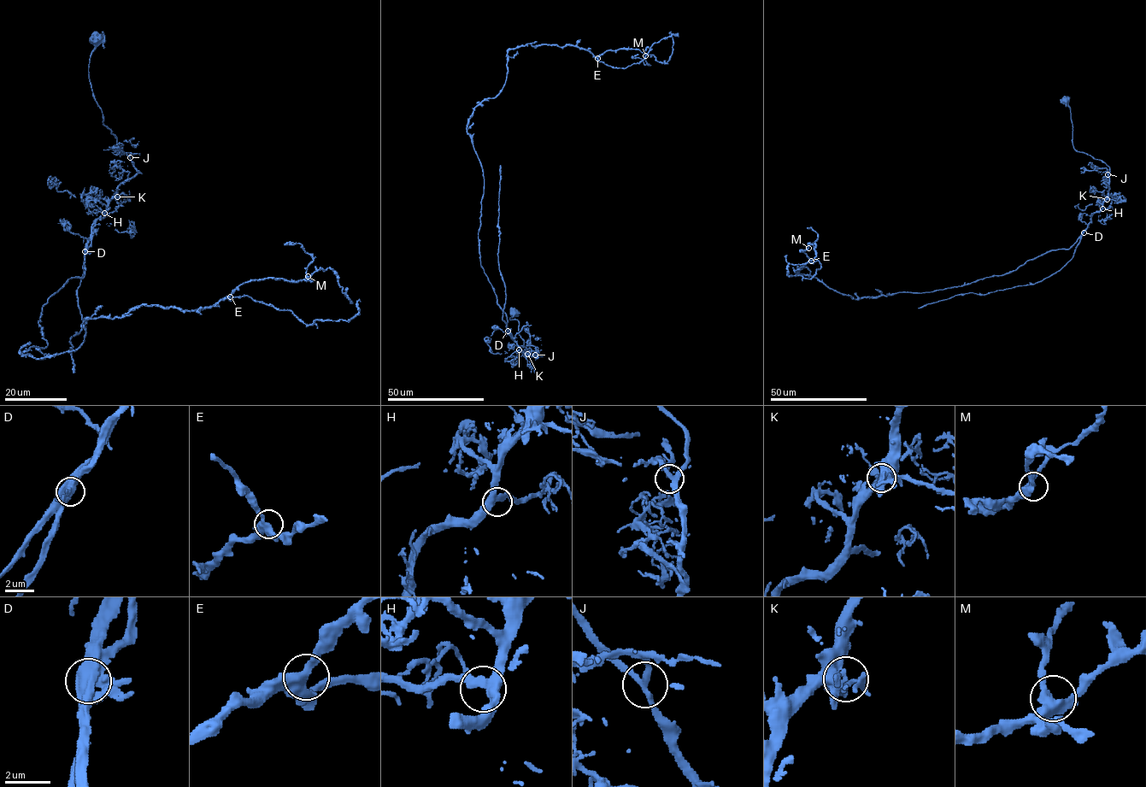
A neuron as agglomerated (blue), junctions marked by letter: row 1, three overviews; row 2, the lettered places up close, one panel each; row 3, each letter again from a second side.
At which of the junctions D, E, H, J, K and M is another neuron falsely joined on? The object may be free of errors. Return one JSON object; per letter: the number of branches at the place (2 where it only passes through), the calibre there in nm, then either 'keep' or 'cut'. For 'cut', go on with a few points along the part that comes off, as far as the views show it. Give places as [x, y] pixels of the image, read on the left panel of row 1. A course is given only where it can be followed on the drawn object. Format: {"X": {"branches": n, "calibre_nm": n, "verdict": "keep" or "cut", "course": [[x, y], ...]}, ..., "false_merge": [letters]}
{"D": {"branches": 3, "calibre_nm": 600, "verdict": "cut", "course": [[85, 251], [83, 275], [78, 291], [82, 328], [69, 340], [73, 372]]}, "E": {"branches": 3, "calibre_nm": 400, "verdict": "keep"}, "H": {"branches": 3, "calibre_nm": 340, "verdict": "keep"}, "J": {"branches": 3, "calibre_nm": 260, "verdict": "keep"}, "K": {"branches": 3, "calibre_nm": 320, "verdict": "keep"}, "M": {"branches": 3, "calibre_nm": 380, "verdict": "keep"}, "false_merge": ["D"]}

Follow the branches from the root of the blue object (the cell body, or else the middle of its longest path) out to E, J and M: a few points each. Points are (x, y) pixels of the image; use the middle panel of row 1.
E: (514, 311), (539, 356), (513, 340), (481, 265), (483, 173), (468, 119), (503, 87), (511, 49), (597, 58)
J: (514, 311), (509, 319), (518, 321), (519, 335), (523, 340), (526, 354), (532, 357), (535, 355)
M: (514, 311), (539, 356), (513, 340), (481, 265), (473, 109), (527, 44), (645, 55)

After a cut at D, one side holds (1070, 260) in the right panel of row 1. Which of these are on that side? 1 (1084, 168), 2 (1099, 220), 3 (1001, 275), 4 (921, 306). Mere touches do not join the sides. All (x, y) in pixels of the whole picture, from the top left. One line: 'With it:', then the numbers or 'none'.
With it: 1, 2, 4

